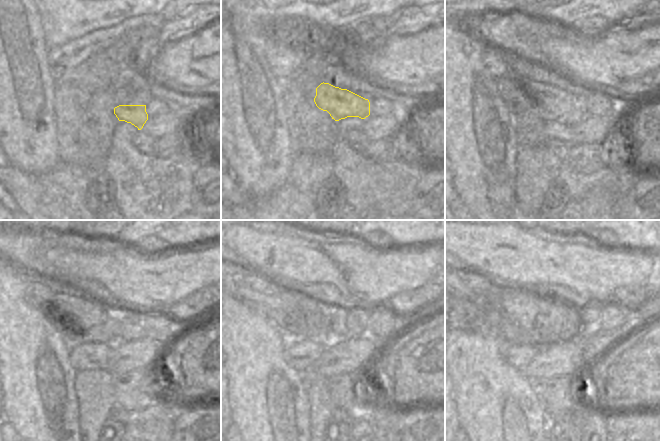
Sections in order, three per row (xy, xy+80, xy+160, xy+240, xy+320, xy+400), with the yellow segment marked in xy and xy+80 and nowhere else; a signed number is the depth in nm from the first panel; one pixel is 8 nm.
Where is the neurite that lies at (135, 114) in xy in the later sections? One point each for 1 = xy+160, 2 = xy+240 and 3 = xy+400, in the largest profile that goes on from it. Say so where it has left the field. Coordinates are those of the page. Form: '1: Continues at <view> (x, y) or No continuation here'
1: Continues at xy+160 (549, 103)
2: Continues at xy+240 (86, 320)
3: Continues at xy+400 (465, 293).

